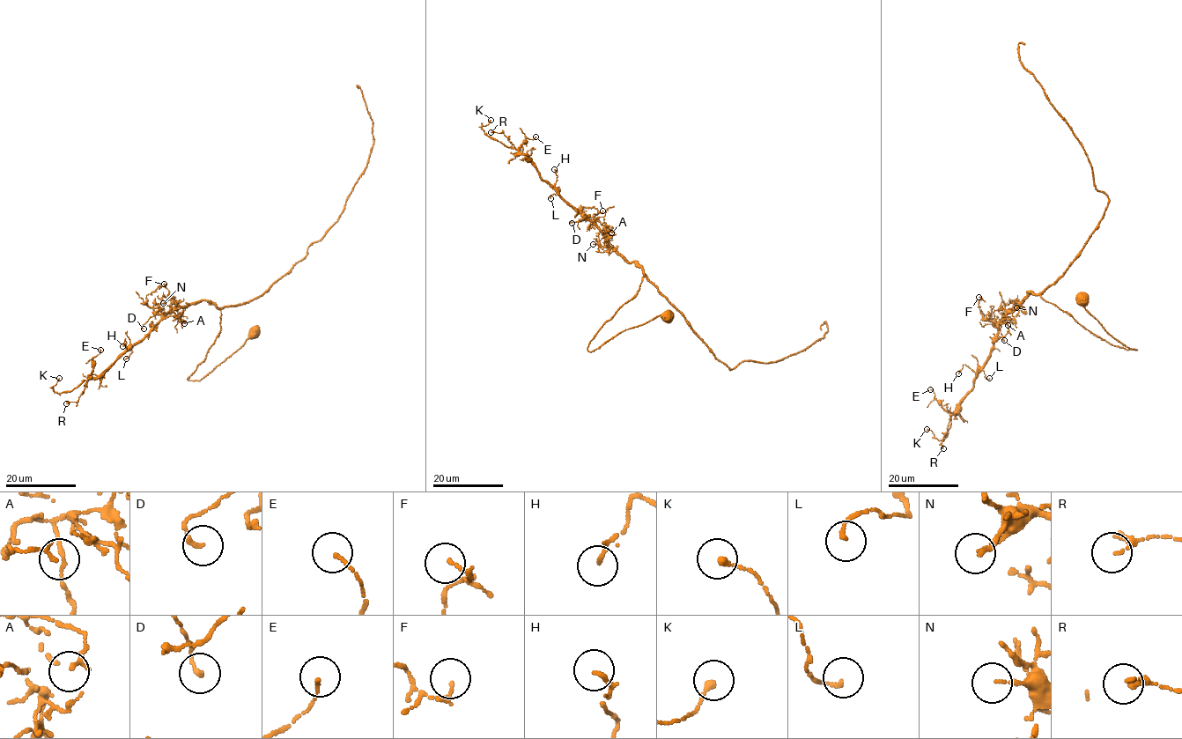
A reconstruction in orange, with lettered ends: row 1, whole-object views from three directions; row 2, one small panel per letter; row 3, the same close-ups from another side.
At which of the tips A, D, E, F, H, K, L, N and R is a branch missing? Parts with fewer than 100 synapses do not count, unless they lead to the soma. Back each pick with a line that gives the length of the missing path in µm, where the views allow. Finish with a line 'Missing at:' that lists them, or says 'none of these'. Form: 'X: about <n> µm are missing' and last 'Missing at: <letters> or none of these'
Missing at: none of these

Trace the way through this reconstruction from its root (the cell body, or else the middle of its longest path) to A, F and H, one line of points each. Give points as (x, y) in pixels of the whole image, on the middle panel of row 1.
A: (668, 318), (659, 315), (587, 350), (602, 324), (635, 295), (645, 274), (609, 244), (607, 225), (611, 232)
F: (668, 318), (659, 315), (587, 350), (602, 324), (635, 295), (645, 274), (582, 211), (583, 206), (602, 210)
H: (668, 318), (659, 315), (587, 350), (602, 324), (635, 295), (645, 274), (558, 193), (554, 169)

